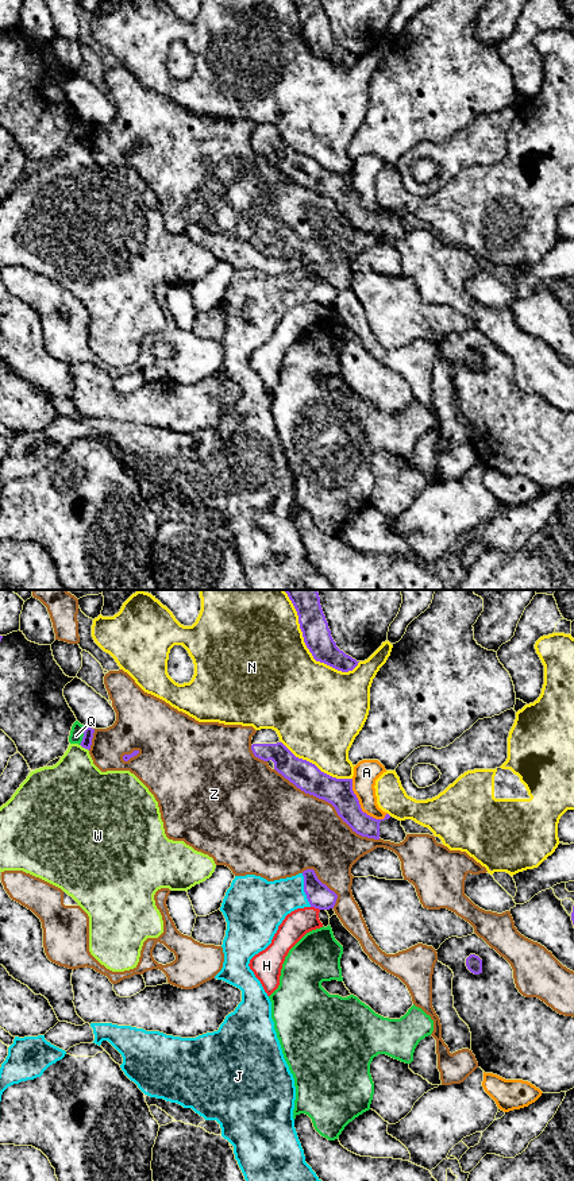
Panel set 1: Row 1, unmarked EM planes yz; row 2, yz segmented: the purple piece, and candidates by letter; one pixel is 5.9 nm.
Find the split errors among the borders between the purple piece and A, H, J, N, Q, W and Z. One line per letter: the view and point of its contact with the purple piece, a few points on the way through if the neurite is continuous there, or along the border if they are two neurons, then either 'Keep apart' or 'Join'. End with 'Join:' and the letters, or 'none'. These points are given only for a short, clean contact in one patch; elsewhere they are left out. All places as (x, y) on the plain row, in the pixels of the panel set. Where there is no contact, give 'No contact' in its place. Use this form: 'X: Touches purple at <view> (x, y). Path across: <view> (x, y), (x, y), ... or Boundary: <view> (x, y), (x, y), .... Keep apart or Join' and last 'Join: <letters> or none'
A: Touches purple at yz (359, 200). Keep apart
H: Touches purple at yz (315, 303). Keep apart
J: Touches purple at yz (304, 285). Path across: yz (319, 290), (304, 285), (284, 290), (265, 300). Join
N: Touches purple at yz (311, 47). Keep apart
Q: Touches purple at yz (84, 131). Keep apart
W: Touches purple at yz (84, 142). Keep apart
Z: Touches purple at yz (328, 197). Keep apart
Join: J

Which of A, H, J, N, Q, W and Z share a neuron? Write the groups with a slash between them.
A / H / J / N / Q / W / Z

